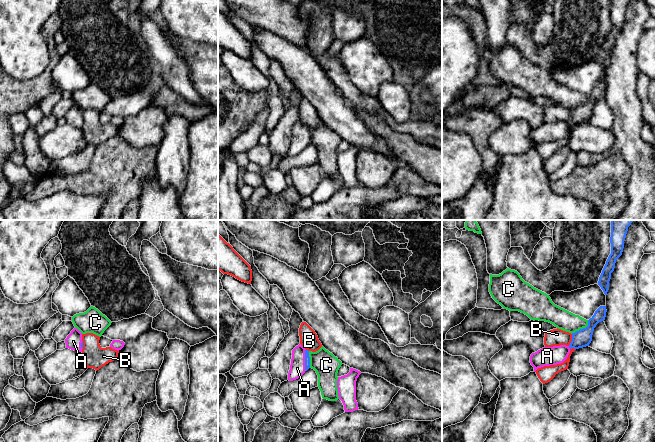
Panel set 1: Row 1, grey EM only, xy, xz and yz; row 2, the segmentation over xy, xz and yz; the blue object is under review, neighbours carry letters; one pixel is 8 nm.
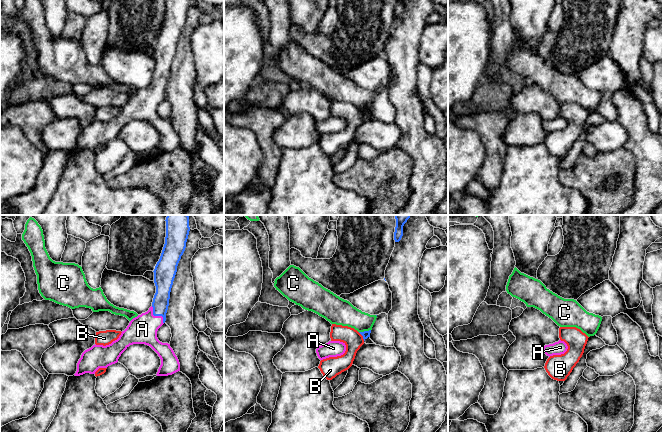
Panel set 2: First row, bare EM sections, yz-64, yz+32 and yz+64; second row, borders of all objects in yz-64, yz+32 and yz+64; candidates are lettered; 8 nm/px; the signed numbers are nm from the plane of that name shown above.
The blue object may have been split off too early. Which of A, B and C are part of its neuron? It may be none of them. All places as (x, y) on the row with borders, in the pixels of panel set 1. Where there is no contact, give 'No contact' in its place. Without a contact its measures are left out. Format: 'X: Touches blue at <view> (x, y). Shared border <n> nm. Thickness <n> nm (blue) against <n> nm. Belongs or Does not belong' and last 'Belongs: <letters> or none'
A: Touches blue at xz (305, 360). Shared border 180 nm. Thickness 50 nm (blue) against 130 nm. Belongs
B: Touches blue at yz (572, 340). Shared border 100 nm. Thickness 140 nm (blue) against 140 nm. Does not belong
C: Touches blue at yz (581, 329). Shared border 180 nm. Thickness 140 nm (blue) against 160 nm. Does not belong
Belongs: A

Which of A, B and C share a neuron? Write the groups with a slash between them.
A / B / C

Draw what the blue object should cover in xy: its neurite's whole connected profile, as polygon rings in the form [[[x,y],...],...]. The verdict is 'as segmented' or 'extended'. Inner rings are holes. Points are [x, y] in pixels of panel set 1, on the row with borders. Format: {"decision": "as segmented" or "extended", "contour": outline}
{"decision": "extended", "contour": [[[74,328],[65,339],[65,343],[66,348],[69,348],[77,352],[82,352],[83,349],[82,333],[77,328]]]}

